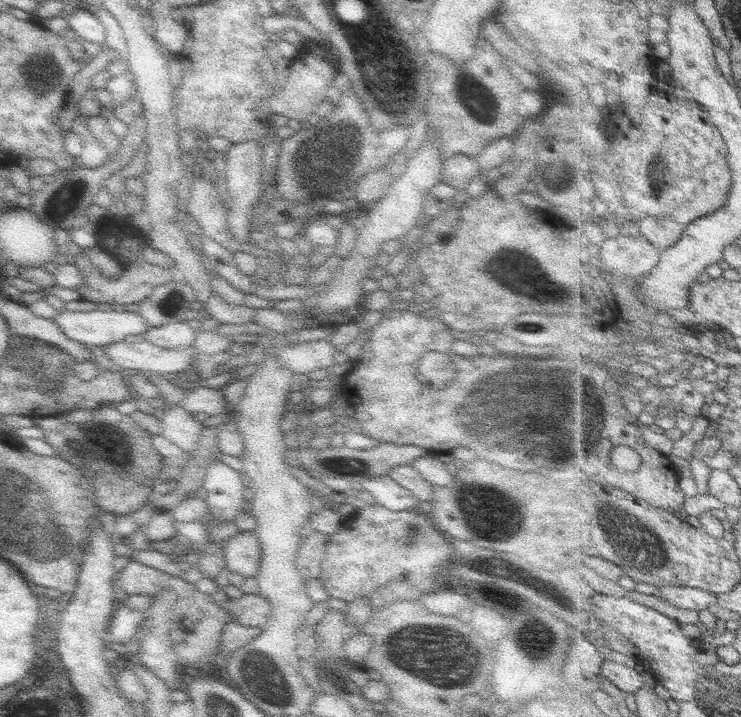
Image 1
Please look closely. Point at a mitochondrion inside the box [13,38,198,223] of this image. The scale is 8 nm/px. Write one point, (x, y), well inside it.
(45, 75)

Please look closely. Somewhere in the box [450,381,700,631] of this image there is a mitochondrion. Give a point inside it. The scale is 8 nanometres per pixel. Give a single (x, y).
(640, 547)

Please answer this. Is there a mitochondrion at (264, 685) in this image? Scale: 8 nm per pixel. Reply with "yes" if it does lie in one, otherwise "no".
yes

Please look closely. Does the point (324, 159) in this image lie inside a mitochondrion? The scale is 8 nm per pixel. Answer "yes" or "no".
yes

